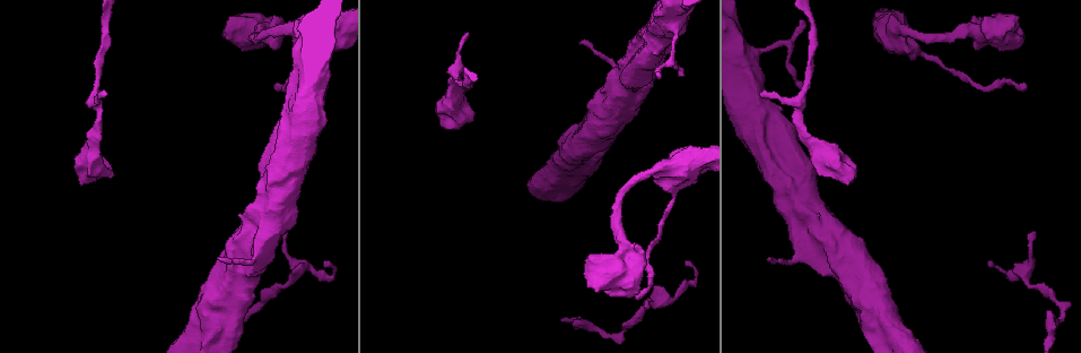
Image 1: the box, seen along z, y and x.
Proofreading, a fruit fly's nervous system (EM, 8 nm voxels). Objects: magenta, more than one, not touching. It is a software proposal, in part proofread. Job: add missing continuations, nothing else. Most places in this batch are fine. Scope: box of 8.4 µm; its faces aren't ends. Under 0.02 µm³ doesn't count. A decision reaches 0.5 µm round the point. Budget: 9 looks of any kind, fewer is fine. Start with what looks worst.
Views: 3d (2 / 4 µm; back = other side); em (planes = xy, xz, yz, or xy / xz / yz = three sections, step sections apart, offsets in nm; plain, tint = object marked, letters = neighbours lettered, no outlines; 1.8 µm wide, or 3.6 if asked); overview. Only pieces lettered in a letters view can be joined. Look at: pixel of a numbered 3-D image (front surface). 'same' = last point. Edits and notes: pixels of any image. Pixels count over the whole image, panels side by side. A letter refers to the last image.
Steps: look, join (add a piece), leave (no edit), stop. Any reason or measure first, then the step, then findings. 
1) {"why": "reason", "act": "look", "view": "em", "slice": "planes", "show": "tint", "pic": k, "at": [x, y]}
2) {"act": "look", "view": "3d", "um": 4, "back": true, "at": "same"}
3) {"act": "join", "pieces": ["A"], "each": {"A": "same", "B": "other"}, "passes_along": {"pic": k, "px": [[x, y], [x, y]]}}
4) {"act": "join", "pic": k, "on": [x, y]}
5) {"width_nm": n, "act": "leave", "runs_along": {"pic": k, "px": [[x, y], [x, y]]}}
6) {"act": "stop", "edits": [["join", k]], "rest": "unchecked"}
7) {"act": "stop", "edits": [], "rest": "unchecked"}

{"act": "look", "view": "em", "slice": "planes", "show": "letters", "pic": 1, "at": [81, 185]}

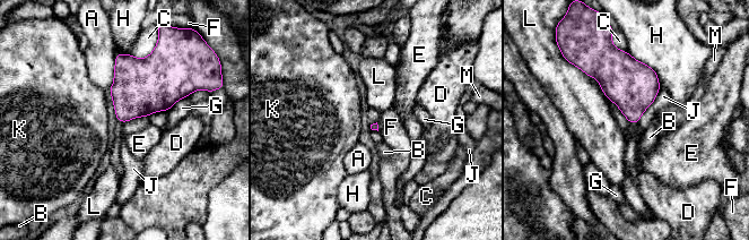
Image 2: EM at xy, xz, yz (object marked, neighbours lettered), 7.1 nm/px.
{"longest_contact_nm": ["H", 360], "act": "leave", "each": {"A": "other", "B": "other", "C": "other", "D": "other", "E": "other", "F": "other", "G": "other", "H": "other", "J": "other", "K": "other", "L": "other", "M": "other"}, "border": {"pic": 2, "px": [[147, 116], [132, 118], [123, 123]]}, "found": "no lettered piece goes on from it"}

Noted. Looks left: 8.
{"why": "free end", "act": "look", "view": "em", "slice": "xz", "step": 8, "show": "tint", "pic": 1, "at": [281, 19]}

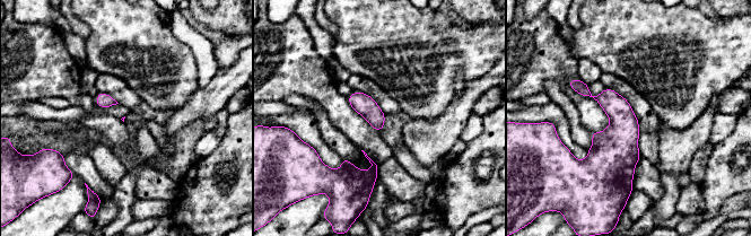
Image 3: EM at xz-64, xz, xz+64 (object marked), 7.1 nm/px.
{"act": "look", "view": "em", "slice": "planes", "show": "letters", "at": "same"}

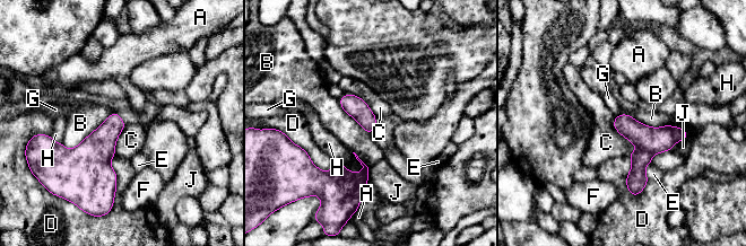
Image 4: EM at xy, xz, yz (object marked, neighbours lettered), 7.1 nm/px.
{"width_nm": 150, "act": "leave", "each": {"A": "other", "B": "other", "C": "other", "D": "other", "E": "other", "F": "other", "G": "other", "H": "other", "J": "other"}, "runs_along": {"pic": 4, "px": [[622, 116], [641, 139], [636, 187]]}, "found": "none of them fits"}

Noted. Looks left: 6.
{"why": "touches itself", "act": "look", "view": "em", "slice": "xy", "step": 4, "show": "letters", "pic": 1, "at": [662, 39]}

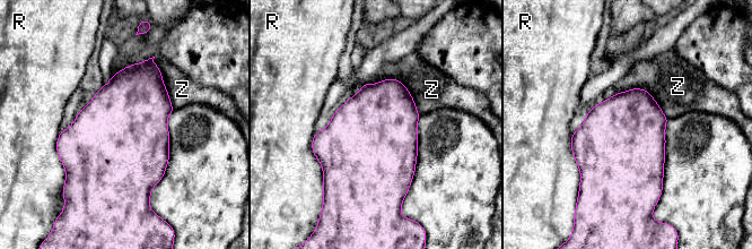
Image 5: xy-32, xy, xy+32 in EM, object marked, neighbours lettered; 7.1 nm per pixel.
{"act": "leave", "each": {"R": "other", "Z": "other"}, "border": {"pic": 5, "px": [[367, 82], [399, 79], [420, 114]]}, "found": "no lettered piece goes on from it"}

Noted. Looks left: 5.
{"why": "free end", "act": "look", "view": "em", "slice": "xz", "step": 4, "show": "letters", "pic": 1, "at": [275, 89]}

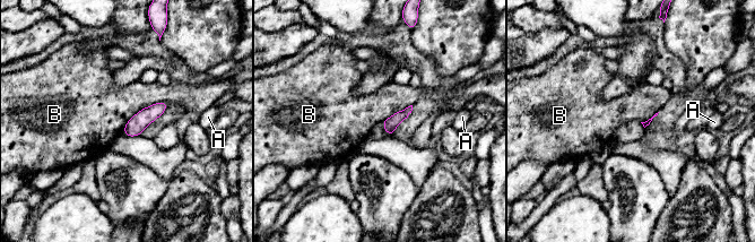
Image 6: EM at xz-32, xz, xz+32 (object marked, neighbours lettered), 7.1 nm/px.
{"act": "leave", "each": {"A": "other", "B": "other"}, "runs_along": {"pic": 6, "px": [[164, 104], [141, 119], [128, 132]]}, "found": "none of them fits"}

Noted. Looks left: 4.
{"act": "stop", "edits": [], "rest": "unchecked"}

